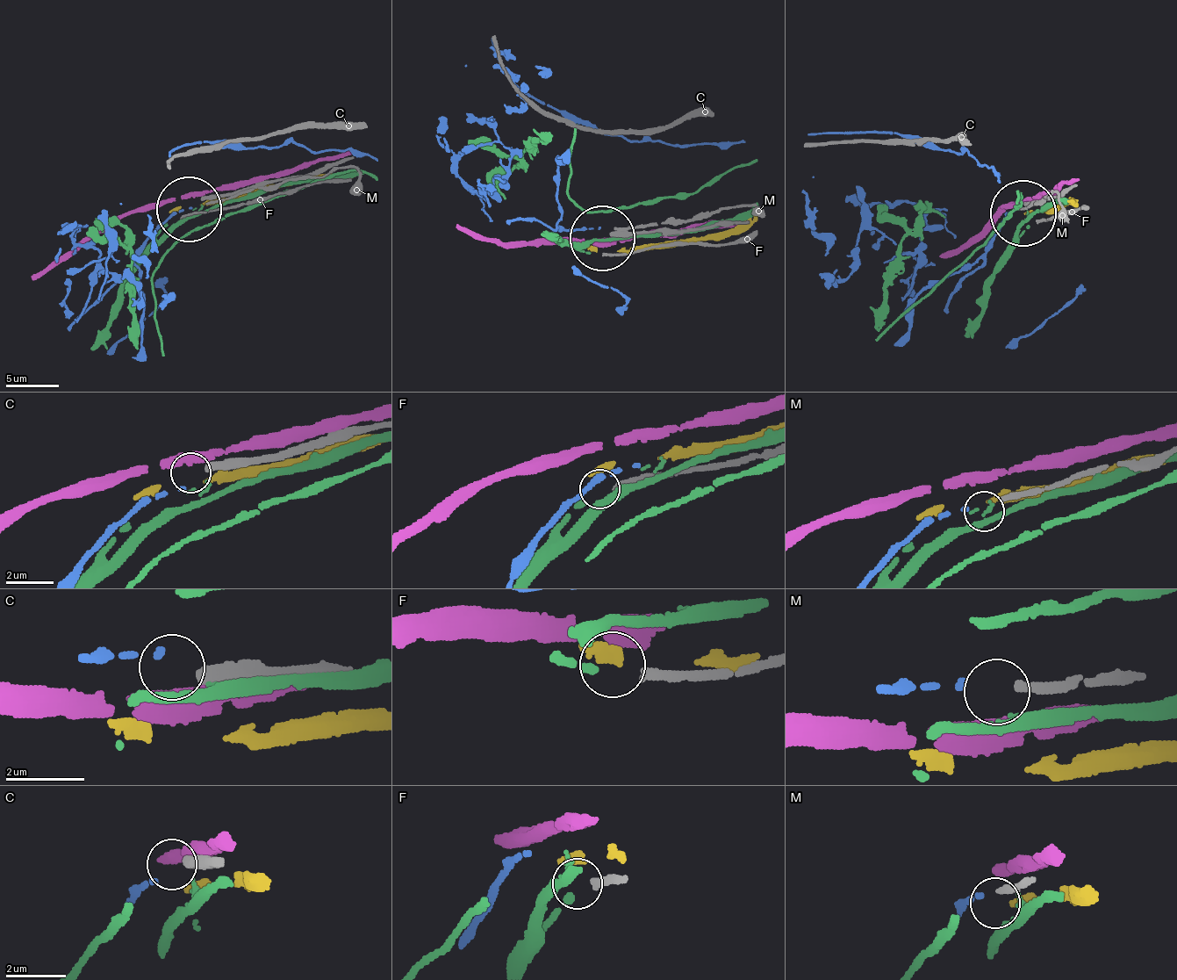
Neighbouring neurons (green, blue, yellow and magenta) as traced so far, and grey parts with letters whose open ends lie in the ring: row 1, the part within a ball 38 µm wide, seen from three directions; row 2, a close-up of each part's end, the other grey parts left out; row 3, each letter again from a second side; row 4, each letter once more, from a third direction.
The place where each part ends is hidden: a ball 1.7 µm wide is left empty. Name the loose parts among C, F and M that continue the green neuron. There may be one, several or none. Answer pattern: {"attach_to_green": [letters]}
{"attach_to_green": ["F"]}

